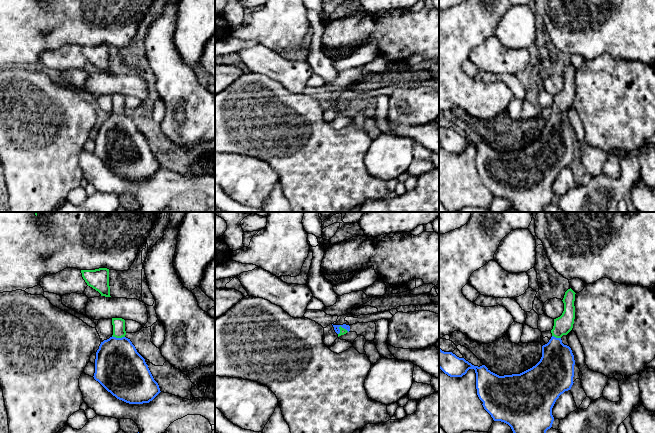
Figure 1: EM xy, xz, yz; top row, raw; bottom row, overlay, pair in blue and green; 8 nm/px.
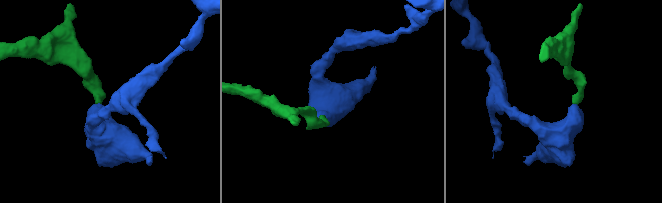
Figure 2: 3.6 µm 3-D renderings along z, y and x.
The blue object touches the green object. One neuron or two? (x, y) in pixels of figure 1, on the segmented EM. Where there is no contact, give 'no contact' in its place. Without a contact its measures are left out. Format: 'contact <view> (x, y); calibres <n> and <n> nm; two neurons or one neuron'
contact xy (118, 338); calibres 400 and 100 nm; one neuron

